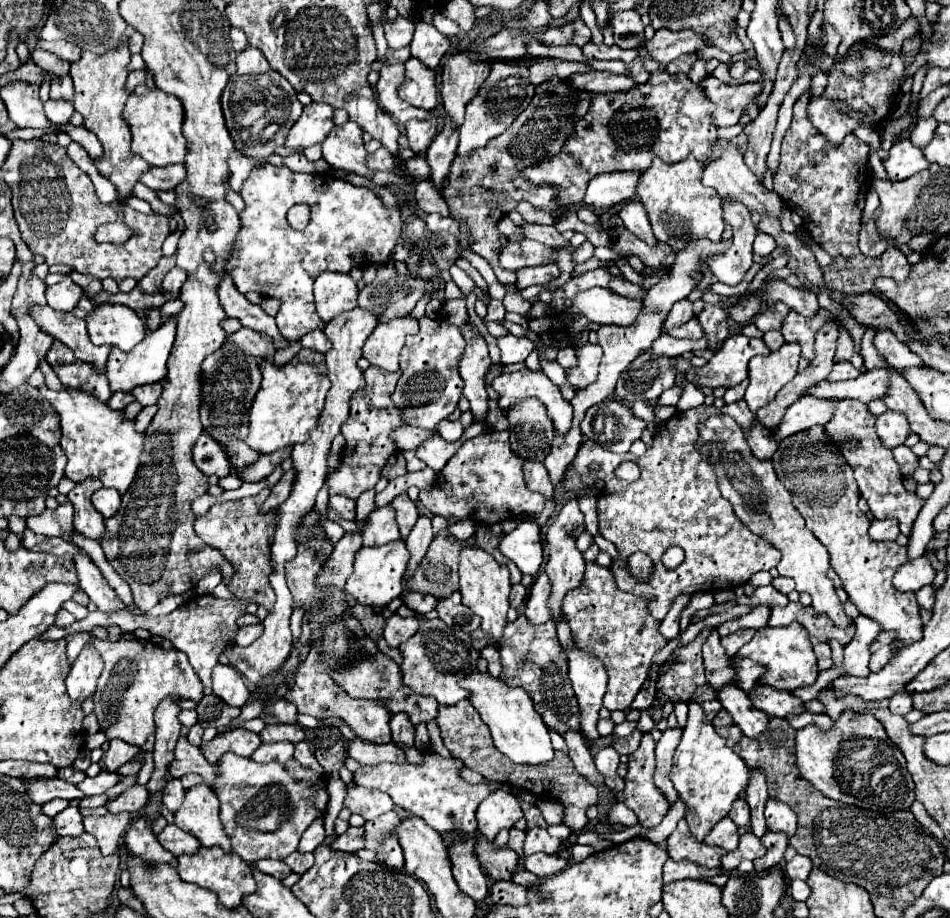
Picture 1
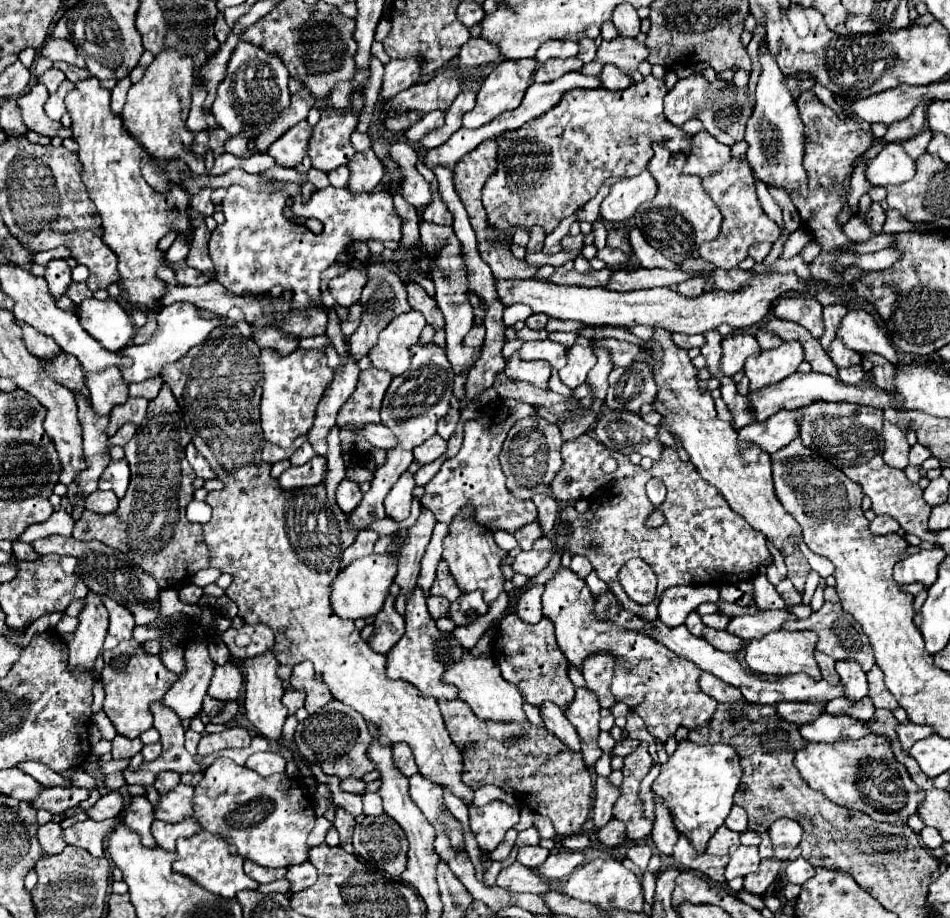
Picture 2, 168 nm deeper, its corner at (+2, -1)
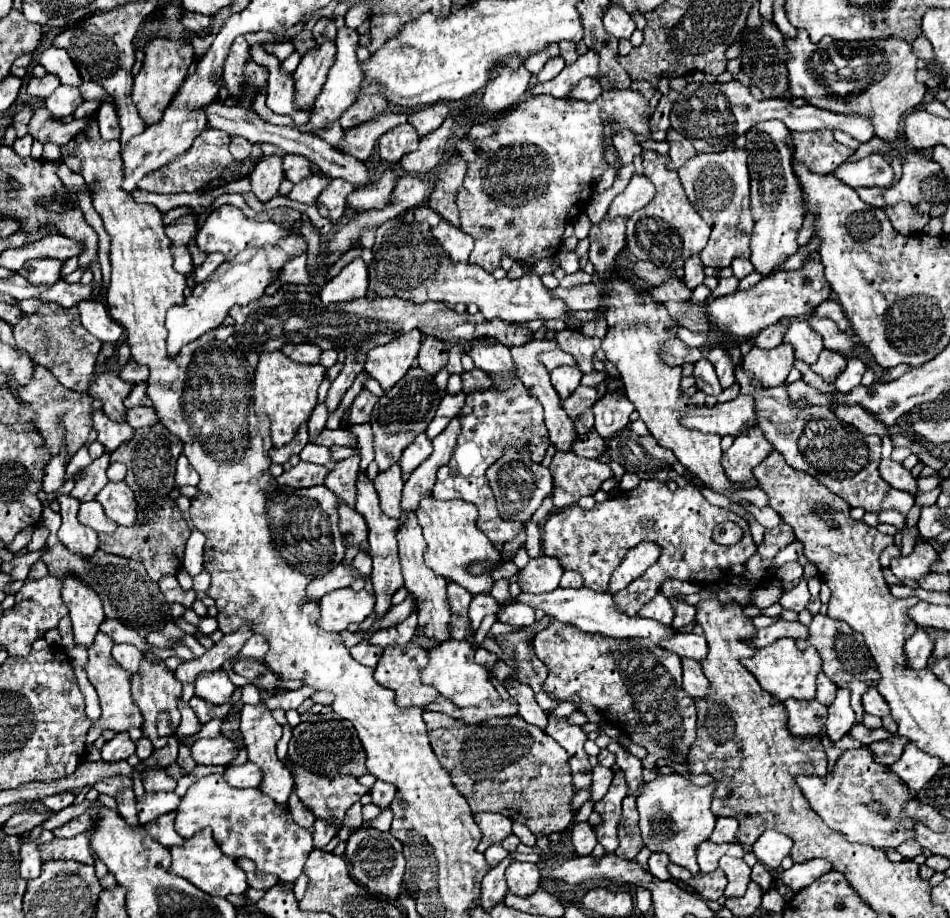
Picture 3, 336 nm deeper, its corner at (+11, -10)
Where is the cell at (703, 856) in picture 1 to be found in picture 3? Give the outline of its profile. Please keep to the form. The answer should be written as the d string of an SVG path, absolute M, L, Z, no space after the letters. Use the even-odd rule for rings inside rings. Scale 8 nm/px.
M670 863L668 865L668 871L672 875L672 879L678 879L678 881L684 881L686 885L694 887L704 899L712 899L712 901L718 901L724 893L724 887L726 887L726 875L716 869L716 871L710 871L710 873L698 873L698 875L692 875L688 869L682 869L680 865L674 865Z

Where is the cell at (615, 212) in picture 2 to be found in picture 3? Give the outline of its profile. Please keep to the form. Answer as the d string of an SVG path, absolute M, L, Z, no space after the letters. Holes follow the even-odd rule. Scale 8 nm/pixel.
M634 175L628 187L620 195L616 195L614 201L610 203L606 219L614 221L618 217L630 217L630 213L648 205L654 199L654 195L656 195L656 189L650 183L650 179L644 175Z

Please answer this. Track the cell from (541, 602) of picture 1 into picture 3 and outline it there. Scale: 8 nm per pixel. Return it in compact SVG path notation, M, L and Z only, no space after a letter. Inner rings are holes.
M512 601L498 611L498 621L516 627L528 627L534 623L534 609L530 605L522 605L520 601Z

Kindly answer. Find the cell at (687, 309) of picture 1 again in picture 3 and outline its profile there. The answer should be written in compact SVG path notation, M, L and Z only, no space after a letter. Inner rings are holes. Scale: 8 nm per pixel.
M692 255L692 257L684 263L684 277L682 277L682 281L684 281L684 285L686 285L690 291L694 291L694 289L702 283L702 279L704 279L702 261L700 261L698 255Z

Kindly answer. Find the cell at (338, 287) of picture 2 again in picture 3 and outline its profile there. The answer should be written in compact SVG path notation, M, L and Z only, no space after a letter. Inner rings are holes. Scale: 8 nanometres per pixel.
M362 259L348 263L334 279L320 289L322 303L344 303L364 297L368 291L368 269Z

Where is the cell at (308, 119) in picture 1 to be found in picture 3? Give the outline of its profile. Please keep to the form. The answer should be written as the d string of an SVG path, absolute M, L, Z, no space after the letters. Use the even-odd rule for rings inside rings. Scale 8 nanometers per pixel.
M266 155L258 161L254 171L250 173L252 193L260 201L268 201L278 193L282 183L282 157L280 155Z

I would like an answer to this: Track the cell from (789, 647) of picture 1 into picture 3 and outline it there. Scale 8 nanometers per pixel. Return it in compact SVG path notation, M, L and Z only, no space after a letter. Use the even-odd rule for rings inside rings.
M778 639L774 645L756 649L754 657L742 659L742 665L758 679L760 687L778 697L778 701L794 699L814 699L816 693L816 675L820 671L820 655L814 647L798 649L794 639Z

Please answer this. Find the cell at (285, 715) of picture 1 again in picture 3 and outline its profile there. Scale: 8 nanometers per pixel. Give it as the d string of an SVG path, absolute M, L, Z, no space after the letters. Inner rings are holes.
M306 685L306 687L298 689L298 691L276 693L276 695L268 697L268 699L264 699L264 703L266 703L268 709L280 709L280 707L282 707L284 711L290 711L290 709L298 709L300 703L302 703L306 697L310 697L312 693L314 693L314 689Z

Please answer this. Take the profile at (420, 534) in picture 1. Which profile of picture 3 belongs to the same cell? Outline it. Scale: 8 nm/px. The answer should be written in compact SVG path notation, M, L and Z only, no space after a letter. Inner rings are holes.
M410 641L406 647L386 647L384 655L380 657L376 671L374 671L374 679L386 687L392 689L396 693L396 703L400 707L428 707L432 701L436 701L440 697L440 693L434 687L422 685L420 681L420 671L426 667L428 661L428 647L422 647L418 641Z

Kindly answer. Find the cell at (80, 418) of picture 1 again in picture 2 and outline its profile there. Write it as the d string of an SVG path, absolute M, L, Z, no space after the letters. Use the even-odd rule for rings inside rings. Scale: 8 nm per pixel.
M111 460L109 462L109 474L103 474L99 480L101 490L113 490L117 498L125 496L125 490L129 486L129 464L125 460Z

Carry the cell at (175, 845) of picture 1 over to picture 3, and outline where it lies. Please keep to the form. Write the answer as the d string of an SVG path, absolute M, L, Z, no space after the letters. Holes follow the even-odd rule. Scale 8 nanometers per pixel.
M174 813L162 815L158 821L152 821L150 825L144 825L144 829L150 833L150 837L154 837L154 841L158 841L160 845L164 845L168 849L184 843L184 839L174 829Z

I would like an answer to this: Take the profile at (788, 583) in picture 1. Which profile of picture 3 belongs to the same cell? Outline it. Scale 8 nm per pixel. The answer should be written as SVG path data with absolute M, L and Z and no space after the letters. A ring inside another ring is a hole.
M802 579L796 587L792 587L792 589L784 591L784 593L780 595L778 603L780 603L784 609L792 609L792 611L796 611L796 613L798 613L798 611L802 611L802 609L806 607L808 599L810 599L810 593L808 593L806 581Z

